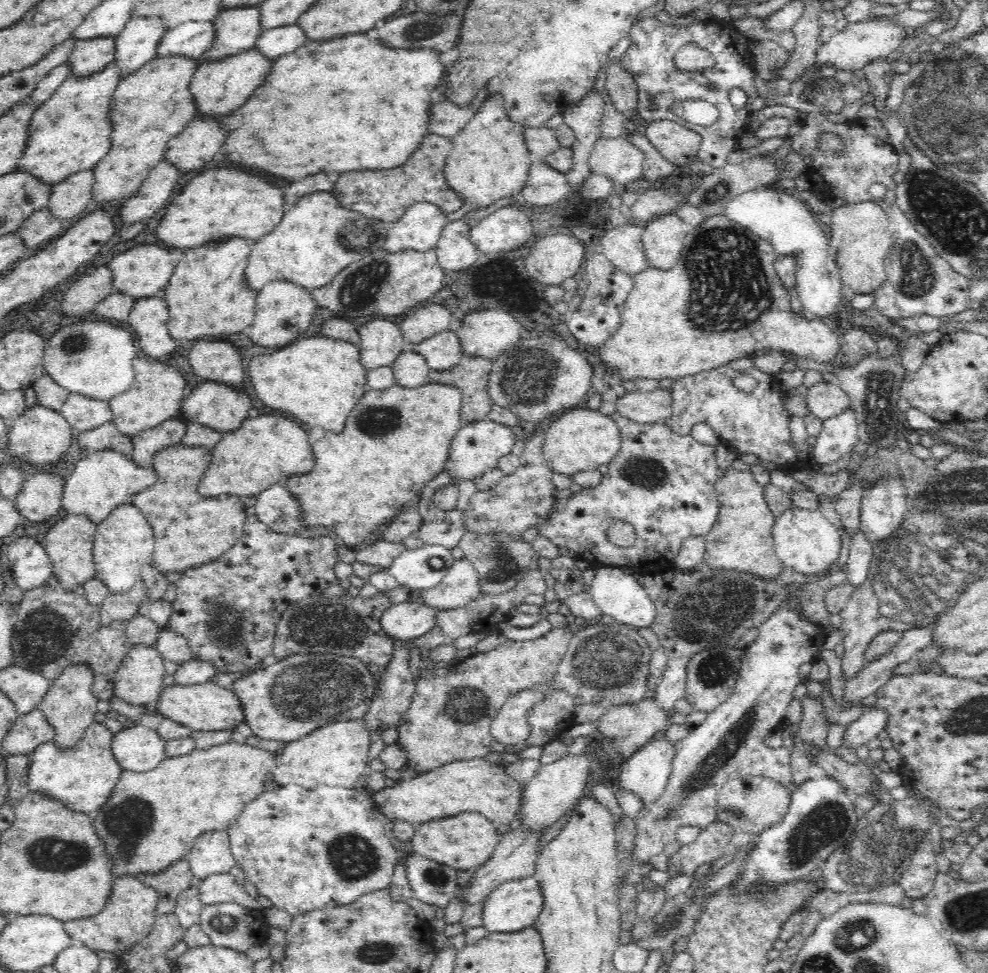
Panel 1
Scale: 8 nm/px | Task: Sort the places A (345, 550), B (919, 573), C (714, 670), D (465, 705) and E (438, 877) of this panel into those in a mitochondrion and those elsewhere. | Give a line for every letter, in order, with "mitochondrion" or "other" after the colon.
A: other
B: mitochondrion
C: mitochondrion
D: mitochondrion
E: mitochondrion

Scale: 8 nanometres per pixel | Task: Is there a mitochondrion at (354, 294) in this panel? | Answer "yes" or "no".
yes

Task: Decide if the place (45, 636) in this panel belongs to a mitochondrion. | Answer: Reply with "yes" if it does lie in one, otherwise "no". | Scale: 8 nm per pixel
yes

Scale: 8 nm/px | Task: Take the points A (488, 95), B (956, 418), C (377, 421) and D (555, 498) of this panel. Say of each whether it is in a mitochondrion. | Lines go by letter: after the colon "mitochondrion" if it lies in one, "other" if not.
A: other
B: other
C: mitochondrion
D: other

